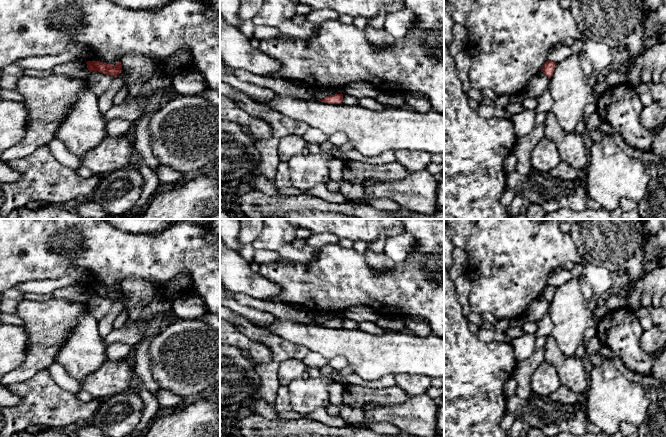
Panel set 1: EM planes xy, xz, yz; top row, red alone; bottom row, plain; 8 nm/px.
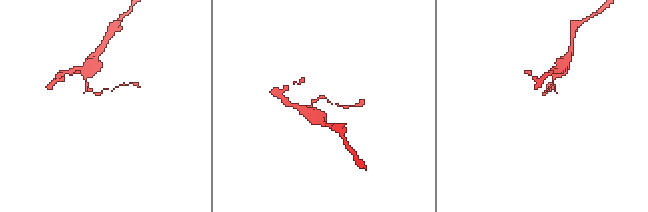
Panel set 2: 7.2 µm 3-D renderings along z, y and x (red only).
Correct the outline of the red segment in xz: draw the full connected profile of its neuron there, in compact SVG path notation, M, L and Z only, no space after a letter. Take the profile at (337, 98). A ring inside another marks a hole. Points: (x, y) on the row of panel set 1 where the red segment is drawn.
M335 94L335 95L327 96L322 100L320 99L317 100L328 104L342 104L343 94Z

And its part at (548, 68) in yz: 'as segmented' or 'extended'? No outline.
as segmented

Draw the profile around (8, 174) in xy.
M0 159L0 182L12 183L20 180L21 174L9 162Z

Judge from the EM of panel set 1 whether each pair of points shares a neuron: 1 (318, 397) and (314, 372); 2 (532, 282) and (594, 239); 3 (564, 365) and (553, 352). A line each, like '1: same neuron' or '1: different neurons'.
1: different neurons
2: different neurons
3: same neuron

